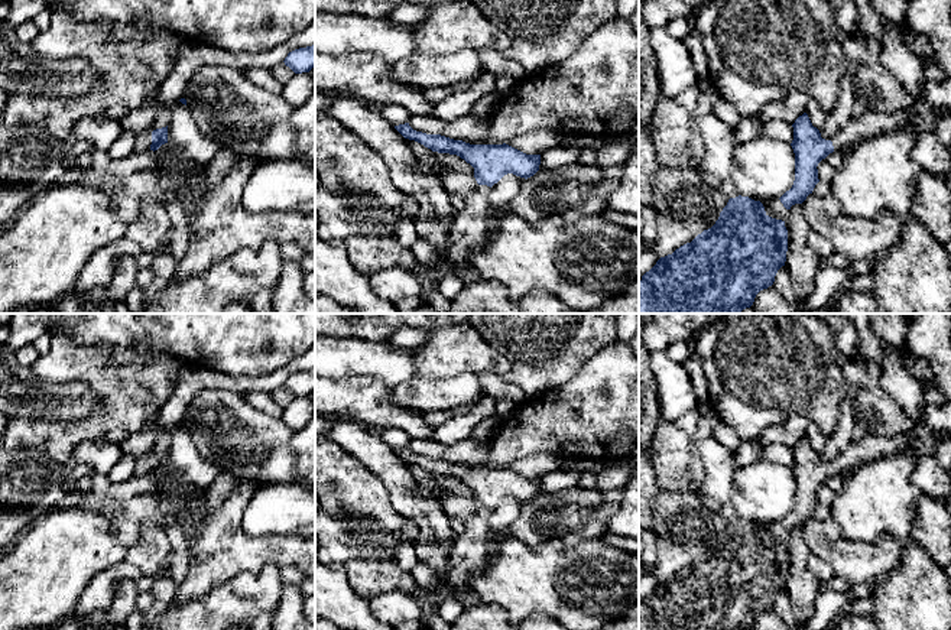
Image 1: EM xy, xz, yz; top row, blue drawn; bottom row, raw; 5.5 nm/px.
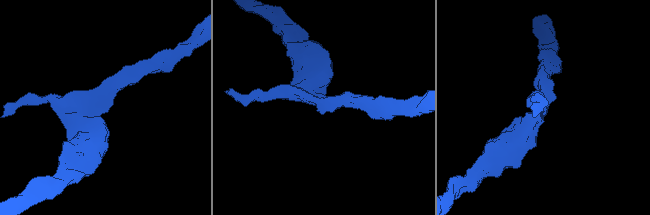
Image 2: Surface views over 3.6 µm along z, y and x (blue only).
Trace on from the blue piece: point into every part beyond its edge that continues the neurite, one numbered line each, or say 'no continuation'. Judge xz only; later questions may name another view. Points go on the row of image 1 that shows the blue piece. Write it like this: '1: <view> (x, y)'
1: xz (473, 224)

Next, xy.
1: xy (143, 142)

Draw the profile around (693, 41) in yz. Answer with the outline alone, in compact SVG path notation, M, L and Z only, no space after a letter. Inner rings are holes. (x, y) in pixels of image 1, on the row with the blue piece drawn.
M691 27L682 40L691 53L691 59L698 78L707 78L708 58L698 30L695 27Z

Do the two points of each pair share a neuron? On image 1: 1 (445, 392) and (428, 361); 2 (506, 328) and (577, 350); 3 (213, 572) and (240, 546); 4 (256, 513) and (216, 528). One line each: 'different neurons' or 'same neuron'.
1: different neurons
2: same neuron
3: same neuron
4: different neurons

